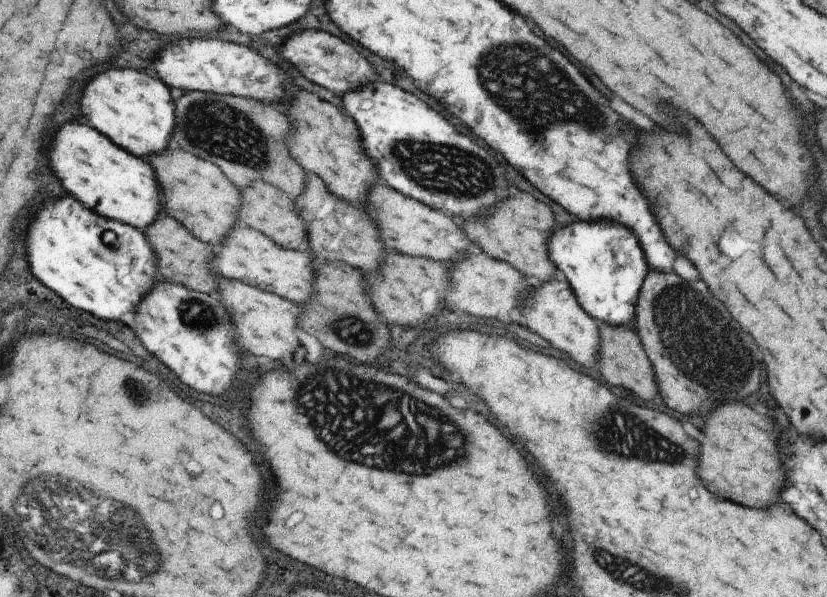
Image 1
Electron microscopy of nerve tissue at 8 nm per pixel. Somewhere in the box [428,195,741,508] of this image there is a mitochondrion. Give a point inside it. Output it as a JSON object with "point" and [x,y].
{"point":[620,432]}

